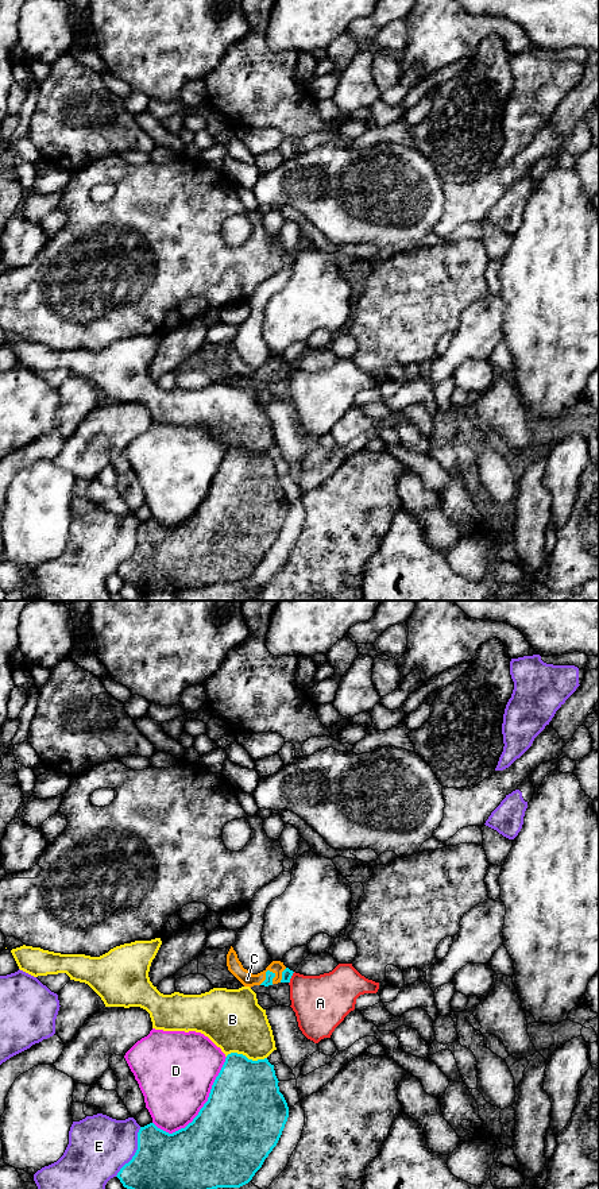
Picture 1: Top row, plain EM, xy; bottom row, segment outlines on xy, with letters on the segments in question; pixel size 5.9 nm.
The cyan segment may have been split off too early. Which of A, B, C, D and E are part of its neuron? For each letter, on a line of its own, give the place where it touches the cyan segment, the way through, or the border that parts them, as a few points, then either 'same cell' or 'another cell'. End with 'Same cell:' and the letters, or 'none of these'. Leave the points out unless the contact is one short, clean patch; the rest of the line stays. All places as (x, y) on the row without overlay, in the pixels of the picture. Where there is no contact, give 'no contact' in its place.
A: contact xy (290, 373); another cell
B: contact xy (244, 451); another cell
C: contact xy (266, 369); way xy (269, 370), (266, 369), (261, 374), (247, 374); same cell
D: contact xy (201, 504); another cell
E: contact xy (136, 547); another cell
Same cell: C

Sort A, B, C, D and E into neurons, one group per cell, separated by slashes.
A / B / C / D / E

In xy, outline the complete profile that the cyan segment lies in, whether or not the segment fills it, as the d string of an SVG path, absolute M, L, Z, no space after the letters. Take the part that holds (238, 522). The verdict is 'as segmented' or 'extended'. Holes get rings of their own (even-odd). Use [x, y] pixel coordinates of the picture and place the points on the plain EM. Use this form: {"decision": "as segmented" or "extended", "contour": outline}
{"decision": "as segmented", "contour": "M231 448L216 472L208 497L185 524L169 529L154 518L140 522L138 545L117 568L124 583L136 587L142 595L175 592L208 587L217 583L240 583L248 579L277 541L289 513L289 502L279 487L274 460L267 453L252 456L243 449Z"}

